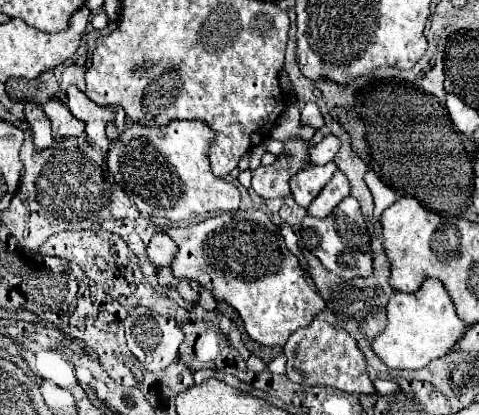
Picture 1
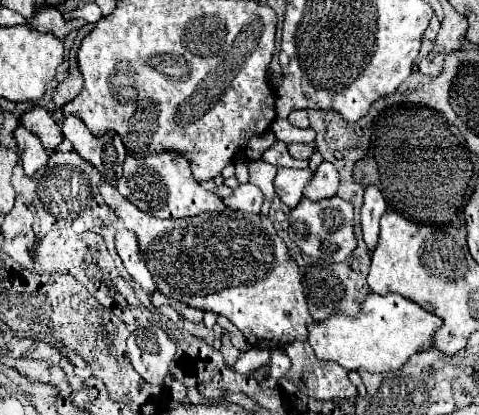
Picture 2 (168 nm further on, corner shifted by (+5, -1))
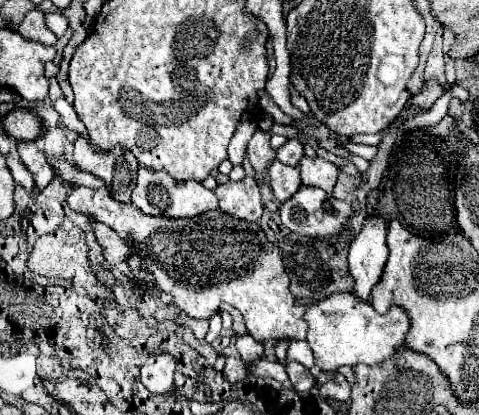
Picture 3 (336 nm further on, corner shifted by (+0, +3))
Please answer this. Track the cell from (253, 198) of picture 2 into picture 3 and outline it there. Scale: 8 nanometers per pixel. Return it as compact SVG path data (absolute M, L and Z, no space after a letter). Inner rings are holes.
M244 177L242 181L228 181L214 189L218 197L218 209L230 217L256 223L262 217L260 191L254 177Z

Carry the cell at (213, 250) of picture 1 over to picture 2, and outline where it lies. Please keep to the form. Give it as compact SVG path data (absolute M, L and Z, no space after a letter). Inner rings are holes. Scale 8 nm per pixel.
M109 183L99 187L105 203L119 215L129 231L139 237L139 249L143 259L153 273L155 285L161 293L183 301L191 307L213 311L227 317L247 339L249 345L257 347L283 347L291 341L307 341L307 327L313 323L313 317L307 307L307 299L301 285L301 273L297 263L291 259L287 245L277 235L269 217L261 213L243 213L225 209L223 213L203 213L189 219L155 219L147 213L141 213L131 201L123 199L117 189Z

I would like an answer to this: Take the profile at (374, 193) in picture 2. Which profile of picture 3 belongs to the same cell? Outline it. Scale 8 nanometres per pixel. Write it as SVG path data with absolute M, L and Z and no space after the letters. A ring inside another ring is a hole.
M372 215L364 221L360 235L352 241L348 251L348 269L354 279L352 293L358 299L366 303L370 301L374 285L382 277L386 257L388 257L386 225L382 217Z

